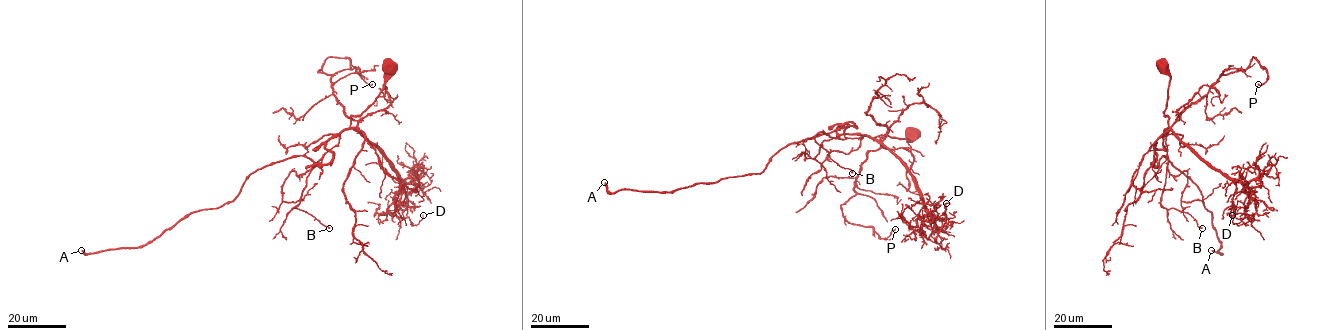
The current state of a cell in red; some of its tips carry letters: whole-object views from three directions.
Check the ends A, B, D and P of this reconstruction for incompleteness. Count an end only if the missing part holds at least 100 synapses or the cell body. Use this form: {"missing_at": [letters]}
{"missing_at": ["A"]}

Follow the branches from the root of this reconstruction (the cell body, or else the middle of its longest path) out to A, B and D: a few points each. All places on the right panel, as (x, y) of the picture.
A: (1161, 65), (1170, 75), (1168, 127), (1151, 163), (1164, 156), (1197, 186), (1221, 243), (1221, 254), (1211, 250)
B: (1161, 65), (1170, 79), (1164, 110), (1168, 164), (1161, 205), (1187, 212), (1202, 228)
D: (1161, 65), (1170, 75), (1164, 110), (1168, 126), (1246, 192), (1244, 208), (1251, 219), (1245, 225), (1232, 215)

